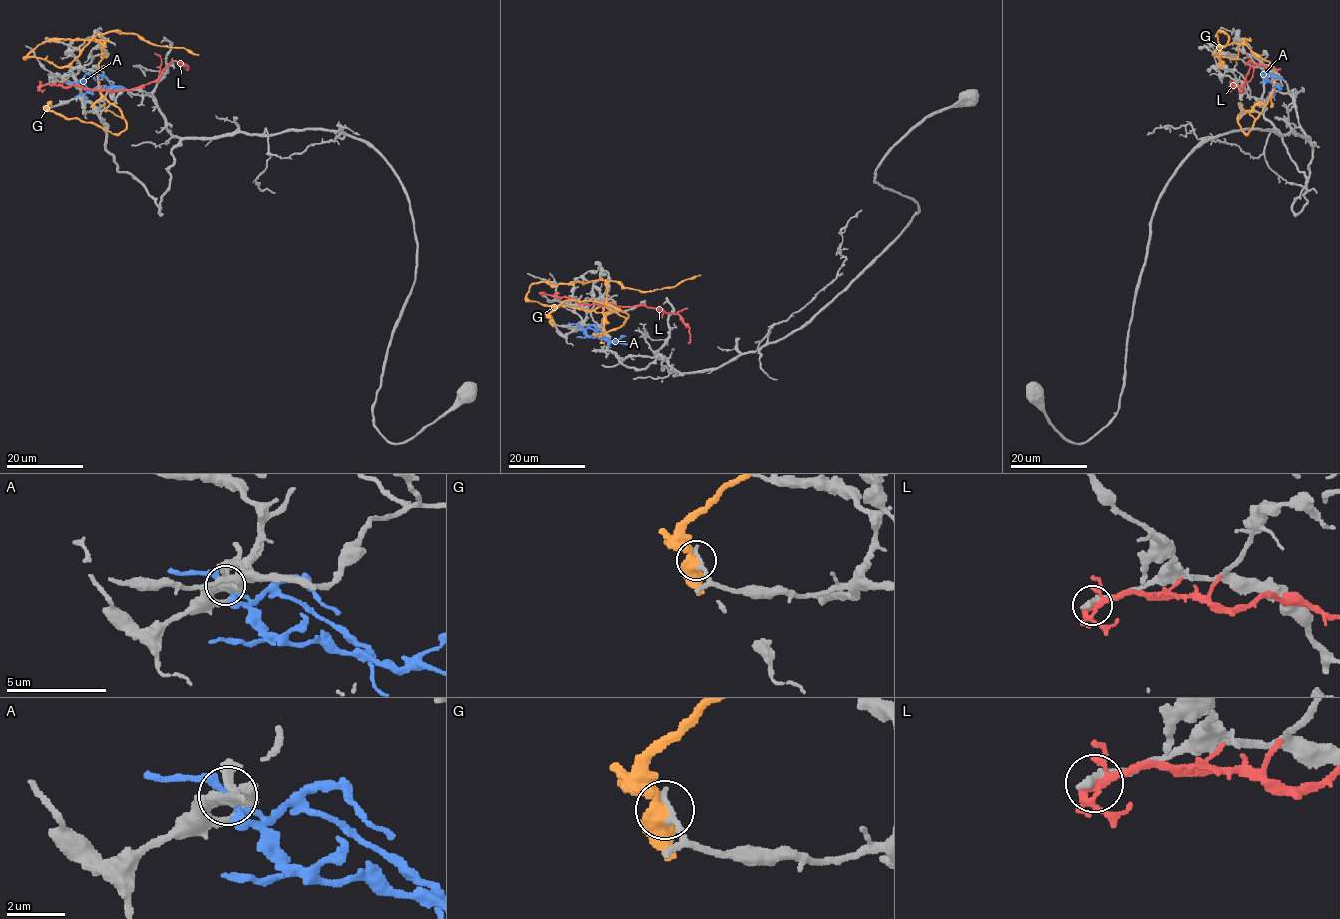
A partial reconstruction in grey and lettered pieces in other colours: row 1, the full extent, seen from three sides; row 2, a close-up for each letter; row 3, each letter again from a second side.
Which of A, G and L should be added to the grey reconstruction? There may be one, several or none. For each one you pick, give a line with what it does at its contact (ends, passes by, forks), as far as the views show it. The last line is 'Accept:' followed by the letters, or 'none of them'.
Accept: none of them

